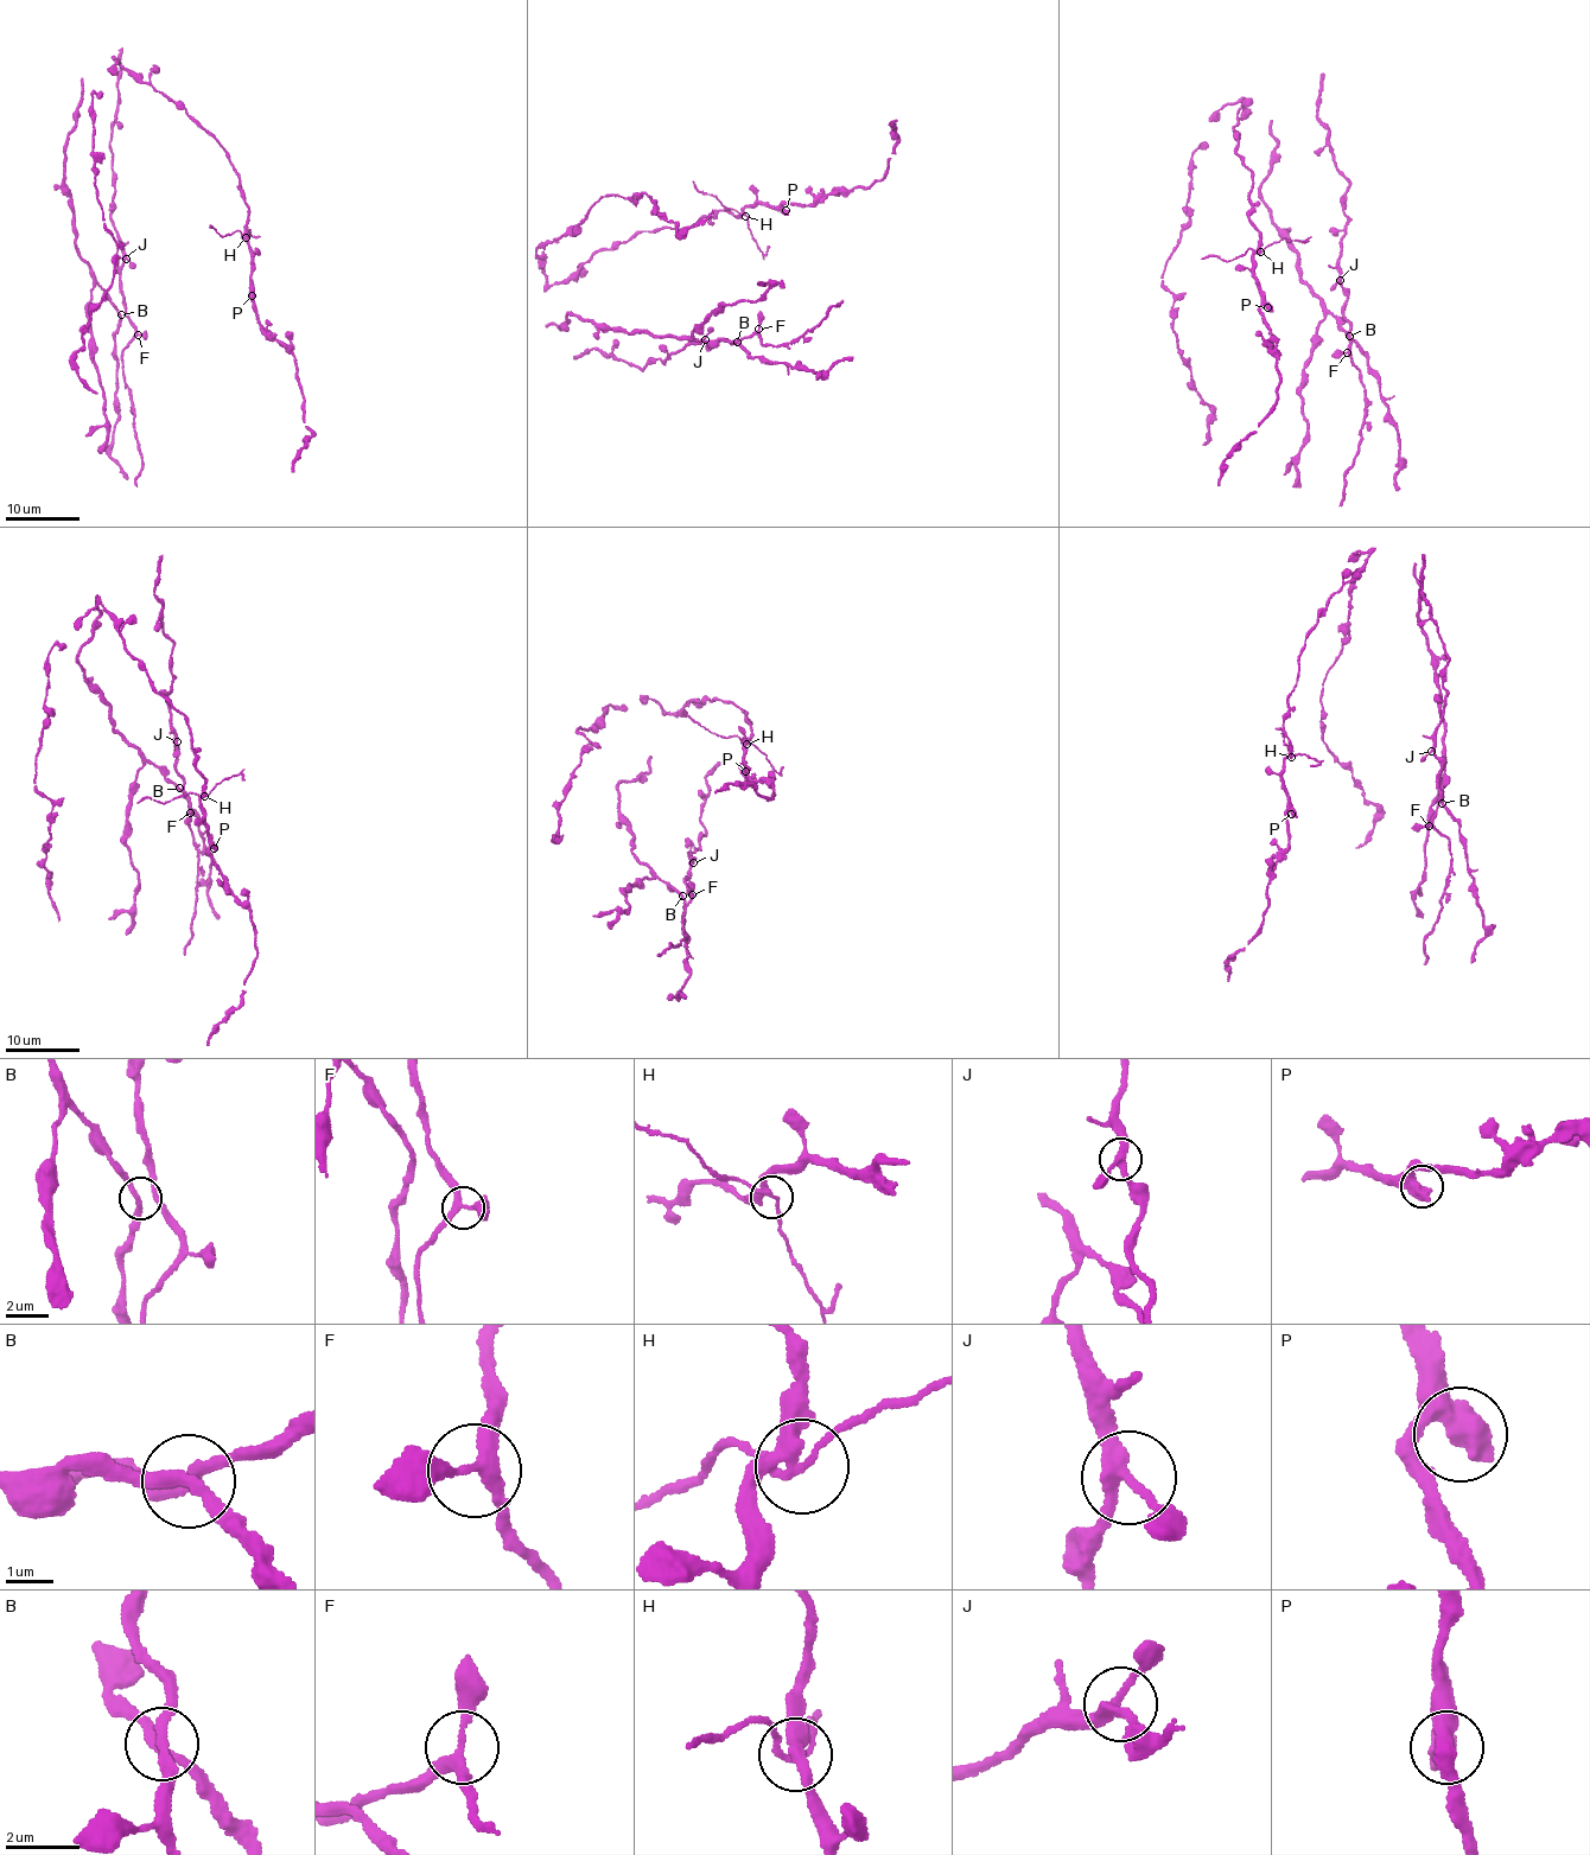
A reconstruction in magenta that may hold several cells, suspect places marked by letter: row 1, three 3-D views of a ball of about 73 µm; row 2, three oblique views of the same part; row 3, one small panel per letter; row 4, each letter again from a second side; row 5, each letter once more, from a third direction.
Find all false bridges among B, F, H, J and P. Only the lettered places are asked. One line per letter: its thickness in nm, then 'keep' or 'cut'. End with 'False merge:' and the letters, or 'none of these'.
B: 200 nm | keep
F: 240 nm | keep
H: 260 nm | cut
J: 280 nm | keep
P: 500 nm | keep
False merge: H

